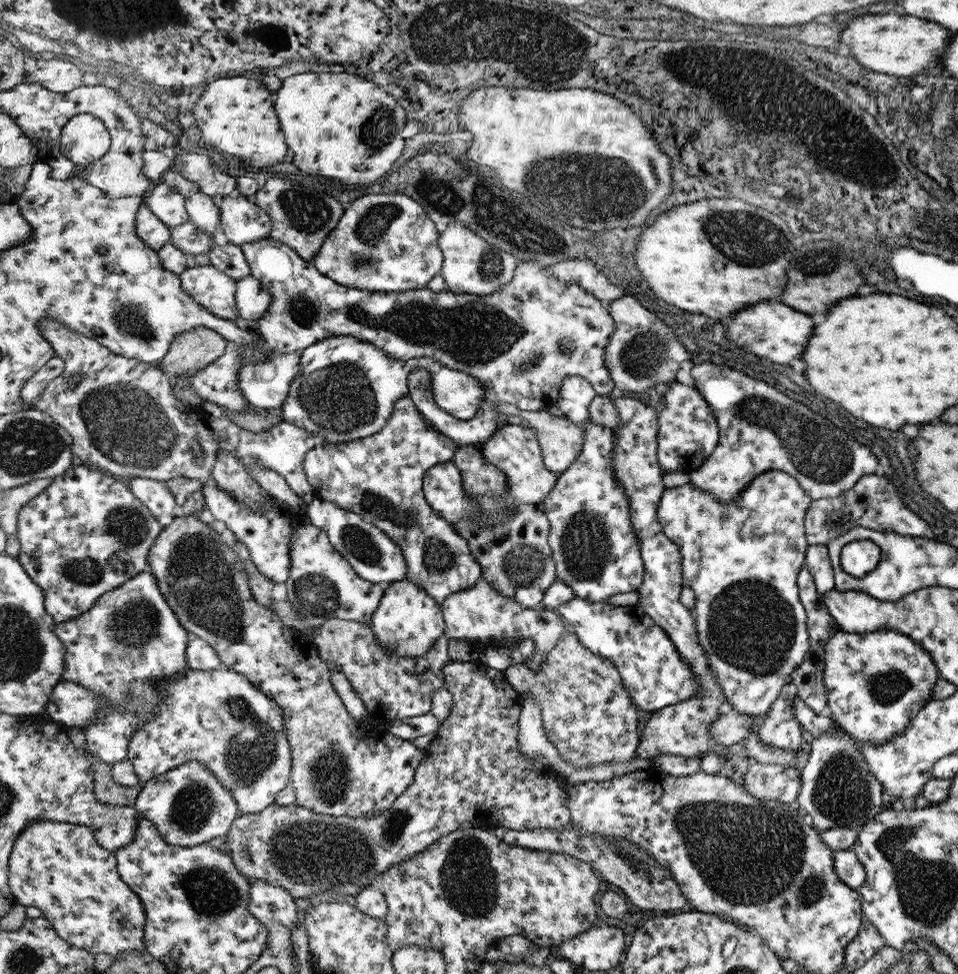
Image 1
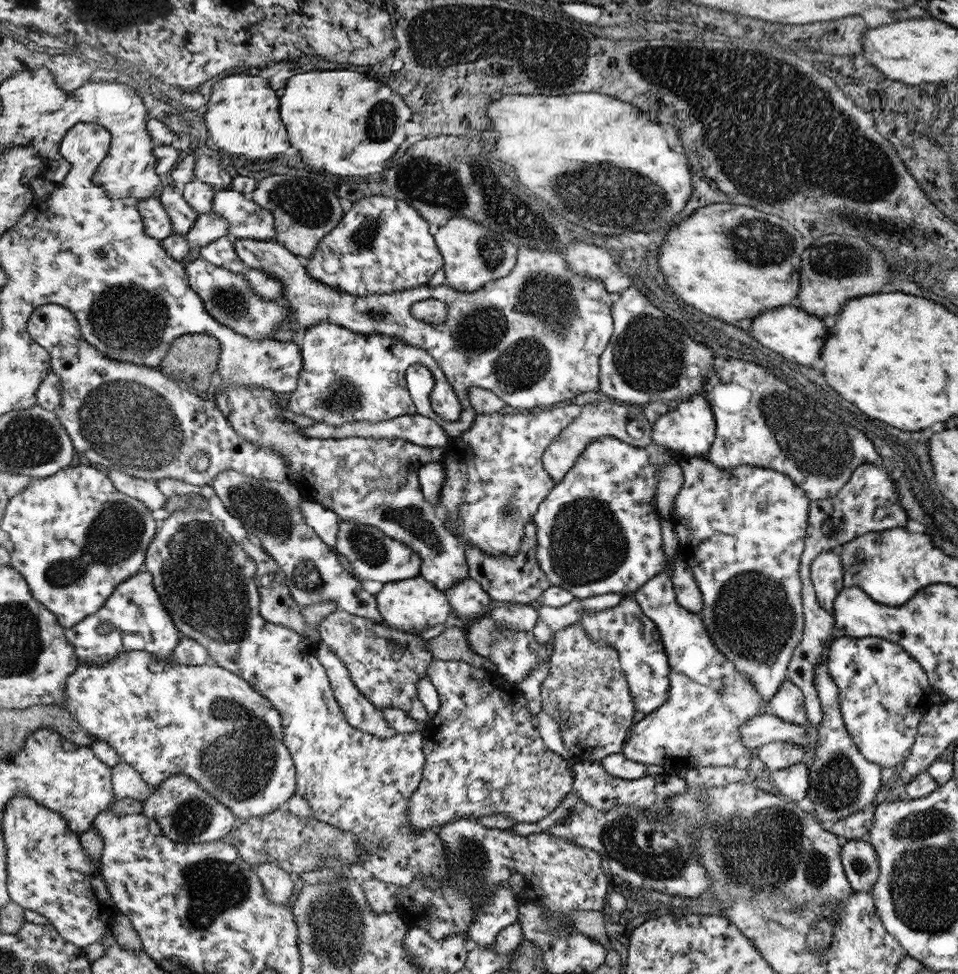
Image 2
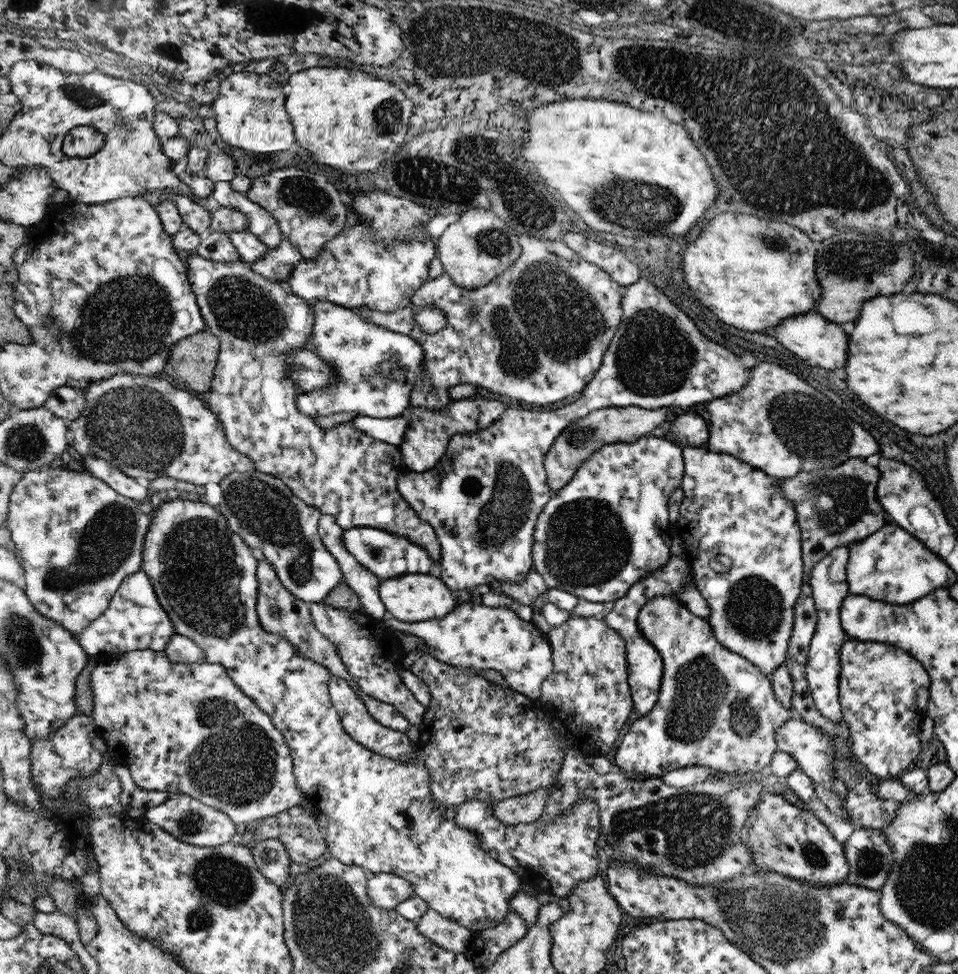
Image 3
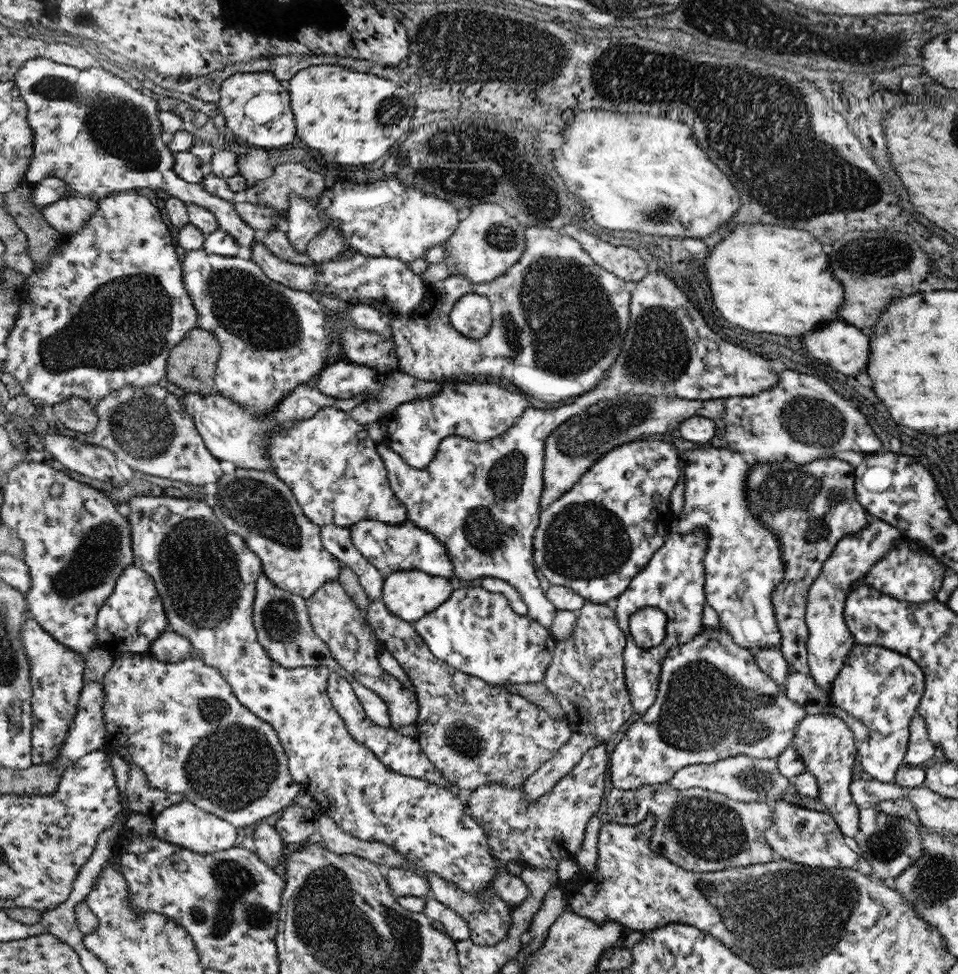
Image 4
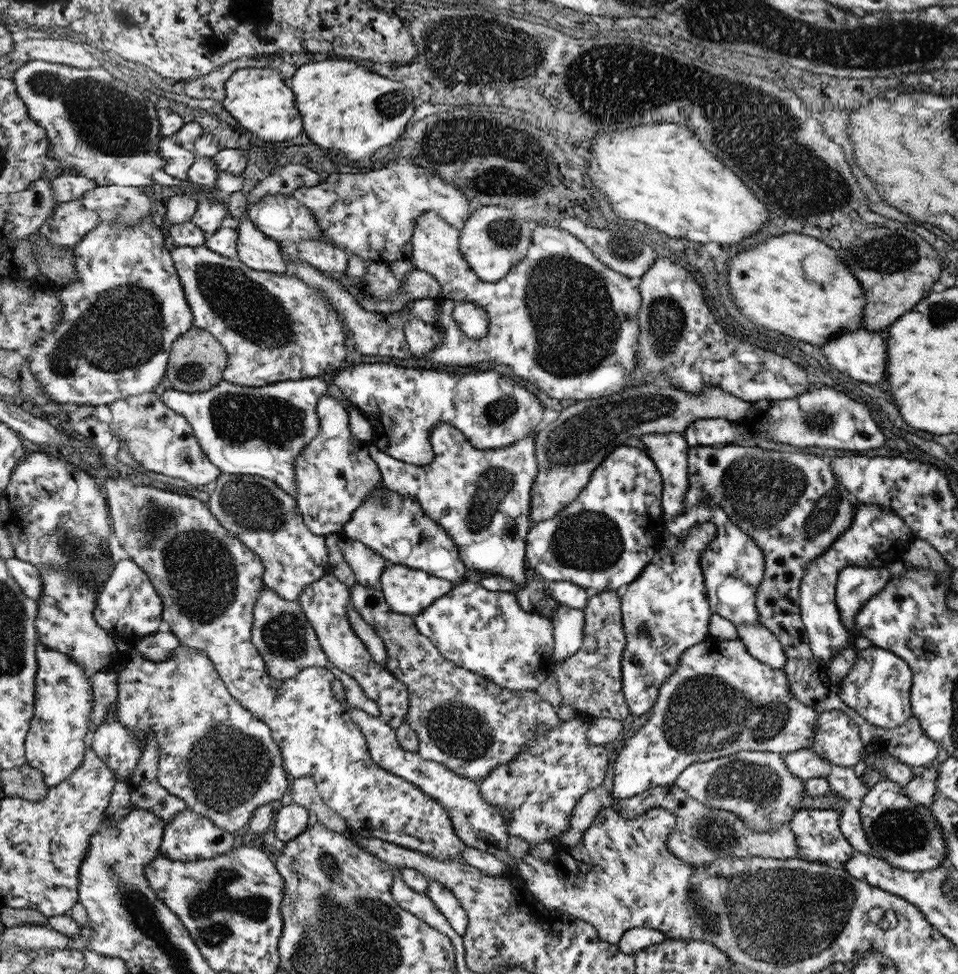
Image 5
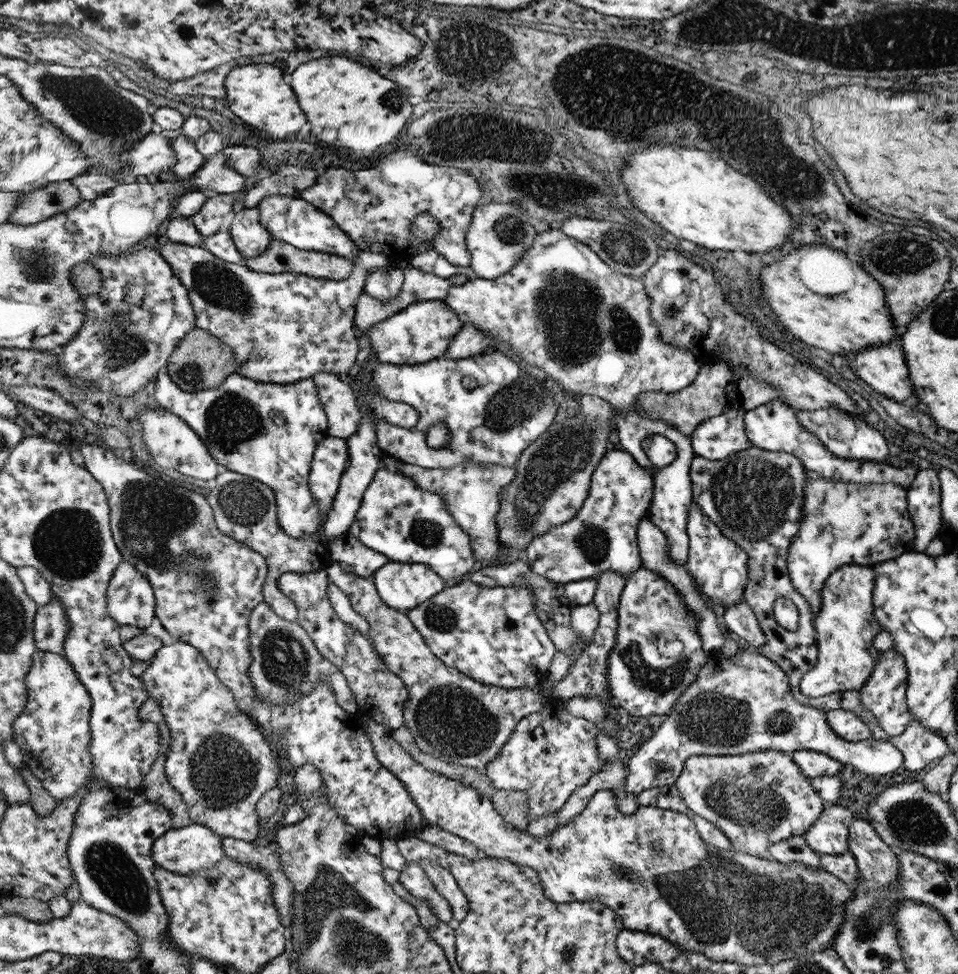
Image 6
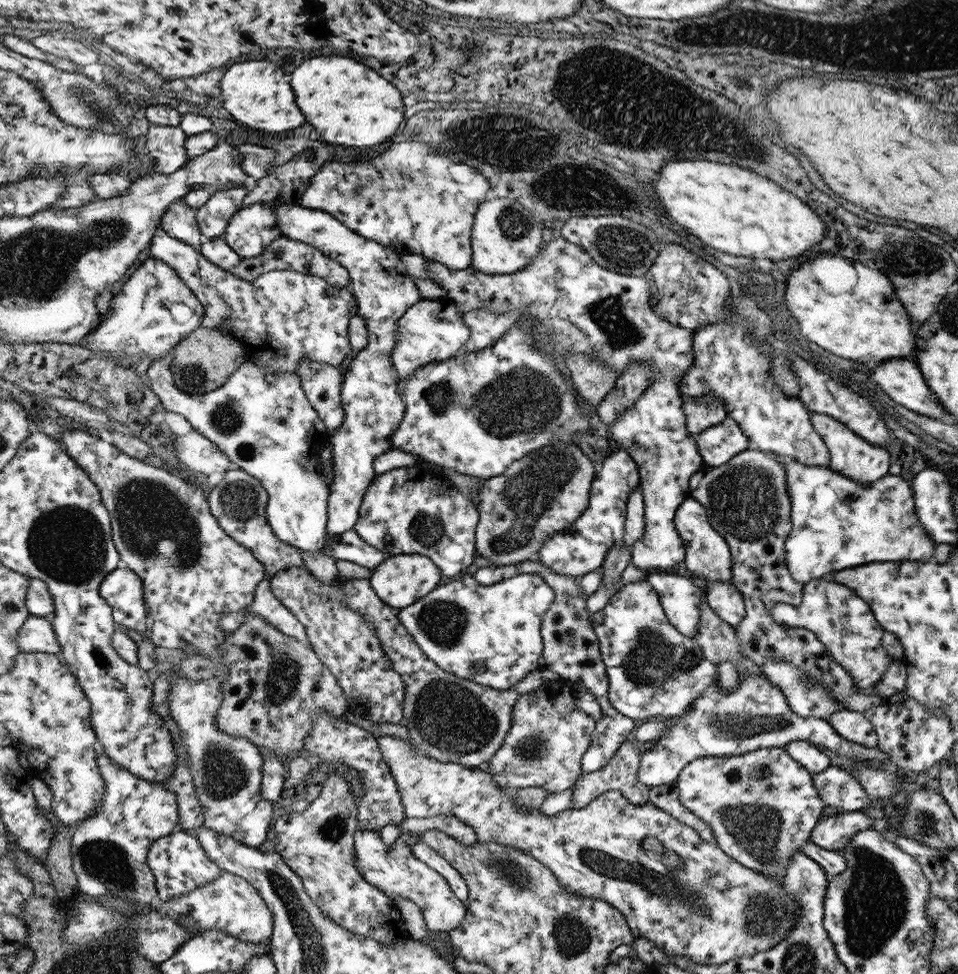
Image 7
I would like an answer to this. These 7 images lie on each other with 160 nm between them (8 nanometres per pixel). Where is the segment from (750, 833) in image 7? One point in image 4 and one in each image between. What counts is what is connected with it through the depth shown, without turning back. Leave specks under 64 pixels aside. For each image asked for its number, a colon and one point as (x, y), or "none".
4: (741, 778)
5: (757, 787)
6: (757, 799)

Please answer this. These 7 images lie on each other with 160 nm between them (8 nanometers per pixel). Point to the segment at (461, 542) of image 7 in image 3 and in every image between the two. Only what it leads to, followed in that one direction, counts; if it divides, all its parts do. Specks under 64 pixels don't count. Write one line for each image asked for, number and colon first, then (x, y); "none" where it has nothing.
3: (388, 555)
4: (404, 546)
5: (396, 528)
6: (408, 525)

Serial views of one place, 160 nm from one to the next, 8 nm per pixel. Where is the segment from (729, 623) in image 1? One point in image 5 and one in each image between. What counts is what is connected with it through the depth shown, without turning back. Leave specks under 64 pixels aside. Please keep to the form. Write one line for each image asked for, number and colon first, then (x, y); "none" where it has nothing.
2: (741, 531)
3: (729, 508)
4: (742, 565)
5: (733, 565)

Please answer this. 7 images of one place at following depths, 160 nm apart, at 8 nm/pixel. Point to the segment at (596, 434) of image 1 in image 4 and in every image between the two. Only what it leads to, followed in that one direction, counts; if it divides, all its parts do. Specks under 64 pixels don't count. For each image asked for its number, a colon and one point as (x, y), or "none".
2: (596, 533)
3: (596, 537)
4: (595, 538)

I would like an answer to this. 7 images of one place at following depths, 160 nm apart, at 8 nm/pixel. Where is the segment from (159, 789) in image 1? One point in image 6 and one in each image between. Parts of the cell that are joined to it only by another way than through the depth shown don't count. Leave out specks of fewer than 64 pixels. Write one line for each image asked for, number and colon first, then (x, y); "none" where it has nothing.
2: (186, 813)
3: (187, 819)
4: (190, 827)
5: (189, 836)
6: (184, 850)

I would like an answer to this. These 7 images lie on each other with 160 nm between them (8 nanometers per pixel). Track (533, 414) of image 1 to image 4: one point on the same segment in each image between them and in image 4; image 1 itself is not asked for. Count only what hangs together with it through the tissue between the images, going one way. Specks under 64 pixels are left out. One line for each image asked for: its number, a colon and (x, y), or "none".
2: (626, 422)
3: (576, 443)
4: (573, 446)

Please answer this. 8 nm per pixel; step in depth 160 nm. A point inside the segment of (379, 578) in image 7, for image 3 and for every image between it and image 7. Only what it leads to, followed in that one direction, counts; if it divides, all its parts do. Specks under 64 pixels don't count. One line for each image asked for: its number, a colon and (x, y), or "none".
3: (415, 597)
4: (410, 594)
5: (407, 591)
6: (402, 586)

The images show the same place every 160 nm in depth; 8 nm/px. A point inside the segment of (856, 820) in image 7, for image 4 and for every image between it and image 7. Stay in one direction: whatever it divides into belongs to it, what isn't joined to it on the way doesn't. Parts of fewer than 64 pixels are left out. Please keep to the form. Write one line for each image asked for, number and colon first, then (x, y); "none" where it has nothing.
4: (800, 835)
5: (819, 839)
6: (829, 834)

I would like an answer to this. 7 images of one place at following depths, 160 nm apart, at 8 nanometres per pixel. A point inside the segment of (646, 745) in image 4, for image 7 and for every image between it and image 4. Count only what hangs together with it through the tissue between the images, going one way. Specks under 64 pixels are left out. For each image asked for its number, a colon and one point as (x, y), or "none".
5: (721, 700)
6: (739, 704)
7: (754, 715)

